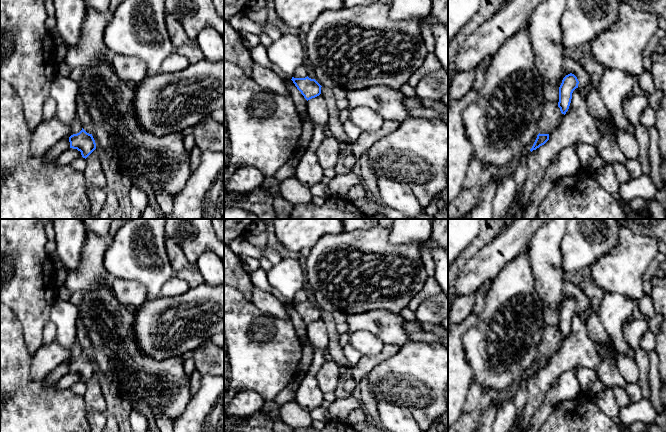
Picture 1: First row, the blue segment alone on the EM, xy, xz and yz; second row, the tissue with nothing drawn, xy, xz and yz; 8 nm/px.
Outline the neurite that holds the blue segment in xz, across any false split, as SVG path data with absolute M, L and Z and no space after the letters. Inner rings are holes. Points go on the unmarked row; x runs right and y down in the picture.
M307 300L305 302L292 301L291 304L307 325L321 318L322 310L315 303Z

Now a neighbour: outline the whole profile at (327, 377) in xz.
M333 360L326 361L316 375L317 384L323 393L333 393L340 382L340 366Z

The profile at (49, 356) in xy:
M55 340L44 344L33 355L31 364L31 378L43 380L57 366L71 360L71 351L59 345Z

